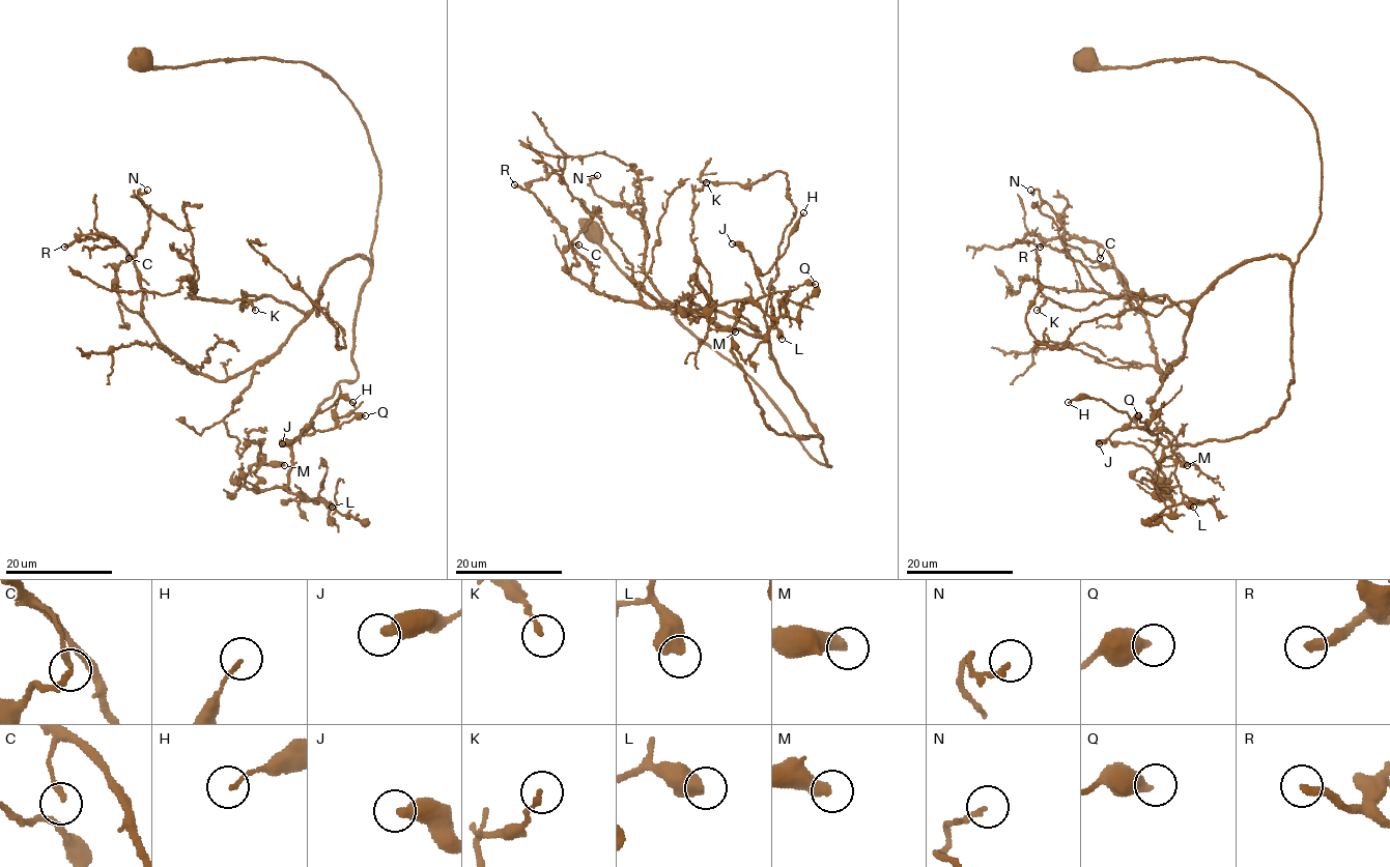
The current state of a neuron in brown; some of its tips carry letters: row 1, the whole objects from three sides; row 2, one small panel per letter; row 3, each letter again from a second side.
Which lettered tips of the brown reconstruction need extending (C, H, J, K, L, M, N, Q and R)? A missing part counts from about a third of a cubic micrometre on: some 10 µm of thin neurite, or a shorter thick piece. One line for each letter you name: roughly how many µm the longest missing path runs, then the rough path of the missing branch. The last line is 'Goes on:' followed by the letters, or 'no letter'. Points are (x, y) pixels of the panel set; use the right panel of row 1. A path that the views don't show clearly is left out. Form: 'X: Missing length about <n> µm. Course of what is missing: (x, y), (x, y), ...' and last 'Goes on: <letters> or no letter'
M: Missing length about 20 µm
N: Missing length about 30 µm. Course of what is missing: (1030, 190), (1029, 182), (1022, 178), (1003, 177), (999, 180), (1017, 217), (1039, 240)
R: Missing length about 30 µm
Goes on: M, N, R

